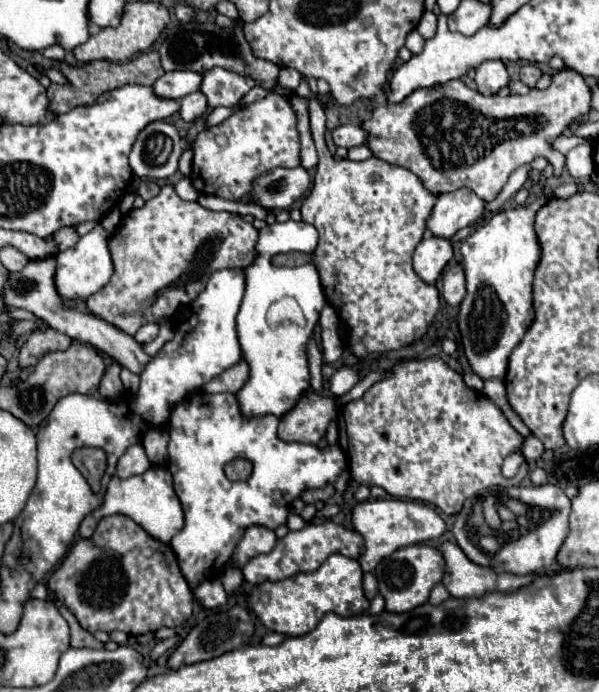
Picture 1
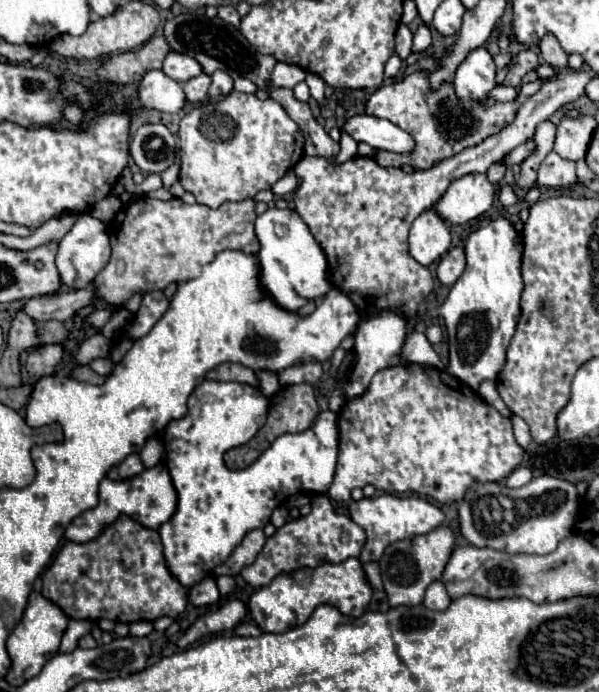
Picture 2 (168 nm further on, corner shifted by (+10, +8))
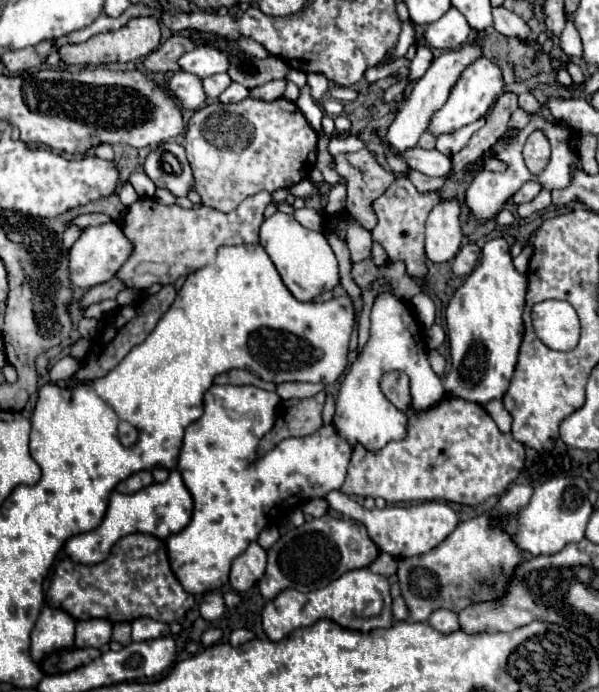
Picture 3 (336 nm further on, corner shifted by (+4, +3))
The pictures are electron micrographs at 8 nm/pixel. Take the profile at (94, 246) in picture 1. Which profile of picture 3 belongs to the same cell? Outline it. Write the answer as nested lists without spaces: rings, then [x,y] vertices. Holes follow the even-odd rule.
[[[106,223],[106,225],[84,229],[82,237],[70,249],[72,285],[90,289],[94,285],[110,281],[118,273],[118,269],[124,265],[124,261],[130,257],[130,253],[132,253],[132,243],[128,241],[128,237],[124,237],[118,223]]]

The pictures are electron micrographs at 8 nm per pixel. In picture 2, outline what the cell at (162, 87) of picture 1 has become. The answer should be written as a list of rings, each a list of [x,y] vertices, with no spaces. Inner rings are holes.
[[[170,52],[164,60],[164,66],[162,66],[162,72],[166,76],[170,76],[172,80],[178,80],[180,84],[184,84],[186,80],[194,78],[194,76],[200,76],[202,74],[202,66],[186,56],[186,54],[180,54],[180,52]]]

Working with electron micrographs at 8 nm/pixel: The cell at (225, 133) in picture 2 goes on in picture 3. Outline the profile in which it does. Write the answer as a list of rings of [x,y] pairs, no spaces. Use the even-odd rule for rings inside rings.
[[[248,97],[240,103],[224,105],[216,101],[198,109],[188,121],[184,147],[202,205],[226,213],[258,191],[274,193],[306,179],[316,165],[318,133],[294,101],[284,97],[274,101]]]

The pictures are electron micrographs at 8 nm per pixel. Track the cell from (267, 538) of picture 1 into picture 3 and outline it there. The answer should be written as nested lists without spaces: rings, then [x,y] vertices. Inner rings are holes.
[[[258,543],[248,545],[248,549],[232,563],[231,588],[234,591],[248,591],[264,575],[264,569],[266,569],[266,551]]]

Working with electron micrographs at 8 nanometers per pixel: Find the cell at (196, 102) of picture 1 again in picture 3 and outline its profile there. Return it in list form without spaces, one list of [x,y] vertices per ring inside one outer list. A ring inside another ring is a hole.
[[[218,73],[218,75],[212,75],[212,77],[206,77],[204,81],[204,91],[210,99],[218,99],[218,95],[232,83],[232,79],[226,75],[226,73]]]

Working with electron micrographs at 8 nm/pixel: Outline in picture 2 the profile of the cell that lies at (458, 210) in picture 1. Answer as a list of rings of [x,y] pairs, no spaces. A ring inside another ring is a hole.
[[[466,174],[454,180],[434,204],[434,210],[448,224],[464,224],[492,206],[494,186],[484,174]]]

